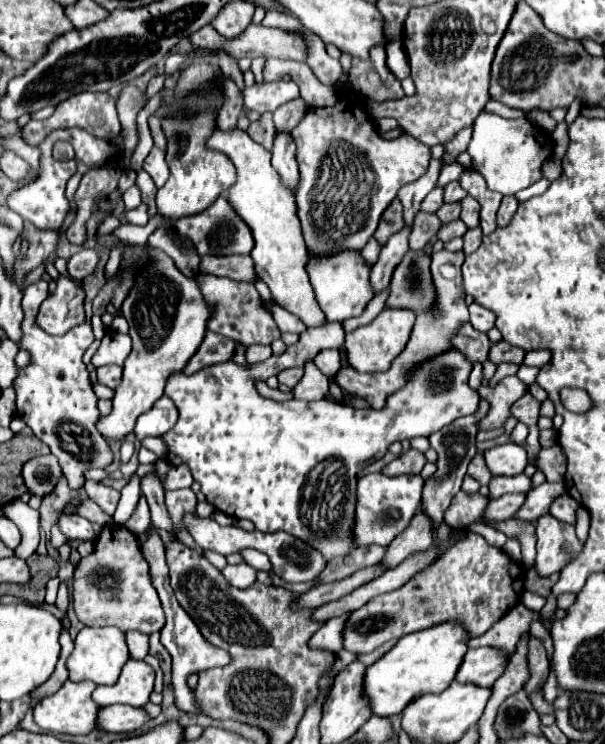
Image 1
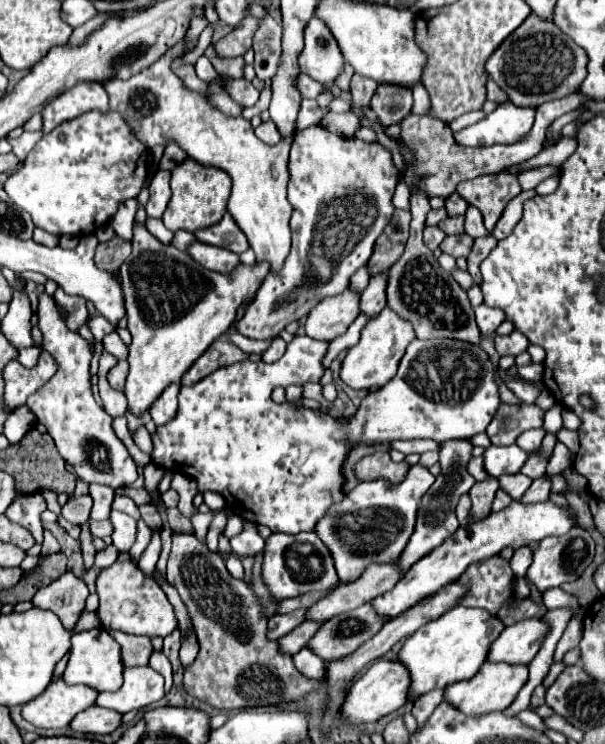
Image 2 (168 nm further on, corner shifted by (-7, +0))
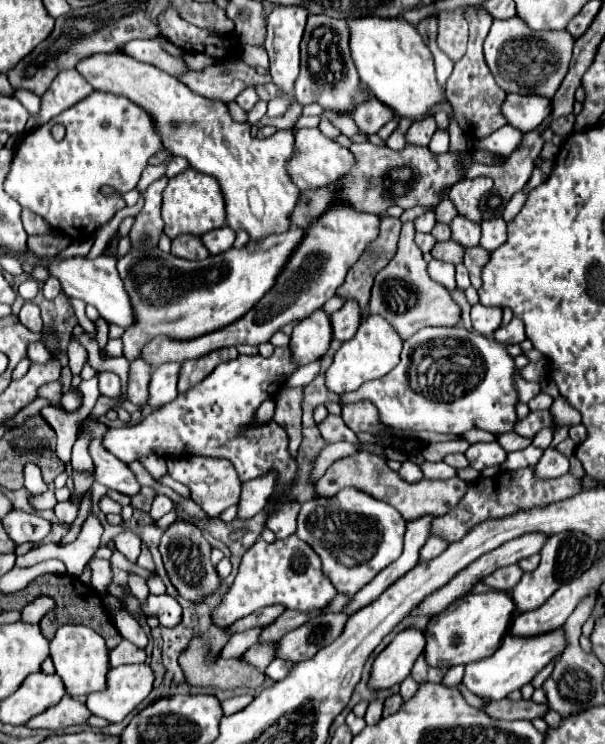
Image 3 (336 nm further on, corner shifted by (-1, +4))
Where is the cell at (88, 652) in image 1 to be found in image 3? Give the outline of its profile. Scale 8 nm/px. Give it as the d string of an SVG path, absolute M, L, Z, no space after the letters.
M61 626L51 640L51 660L55 664L57 674L61 676L65 684L65 692L75 698L81 694L99 692L105 688L105 676L109 670L109 650L105 646L105 640L87 626Z

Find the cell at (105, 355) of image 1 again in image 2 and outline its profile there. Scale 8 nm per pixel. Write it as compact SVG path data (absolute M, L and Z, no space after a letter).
M111 332L103 338L103 346L109 354L113 354L117 360L127 360L127 346L125 342L119 338L117 332Z

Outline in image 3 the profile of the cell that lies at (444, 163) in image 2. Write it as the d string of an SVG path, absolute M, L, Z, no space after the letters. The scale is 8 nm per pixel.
M371 142L351 144L349 150L355 156L355 166L341 178L341 186L329 186L329 188L317 188L317 192L301 192L297 200L297 208L293 210L293 216L289 216L291 226L307 228L313 220L319 220L323 212L327 212L335 202L347 202L357 212L367 212L375 216L385 216L387 208L397 204L403 210L413 206L437 206L441 200L441 190L447 186L459 182L465 178L467 168L471 162L467 162L463 168L457 166L459 158L465 158L463 154L441 154L435 156L429 152L429 148L411 146L407 144L405 150L395 152L387 146L373 146Z

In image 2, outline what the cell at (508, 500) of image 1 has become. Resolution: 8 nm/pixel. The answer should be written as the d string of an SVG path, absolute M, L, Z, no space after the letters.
M543 476L543 478L537 478L533 480L531 488L523 494L523 504L537 504L537 502L543 502L549 498L549 492L551 492L551 484L549 480Z

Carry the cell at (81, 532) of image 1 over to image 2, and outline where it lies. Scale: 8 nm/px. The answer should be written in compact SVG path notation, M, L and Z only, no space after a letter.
M89 520L89 530L91 530L91 534L93 534L93 530L95 530L95 532L99 532L101 536L97 536L97 538L103 538L103 536L111 536L113 526L111 526L111 522L109 522L109 520L103 520L103 522Z

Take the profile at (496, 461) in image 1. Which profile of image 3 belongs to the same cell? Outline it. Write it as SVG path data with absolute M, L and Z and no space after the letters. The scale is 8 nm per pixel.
M491 442L491 444L471 444L465 452L469 466L473 466L477 472L483 472L489 466L495 464L503 464L507 458L507 452L499 446L499 442Z

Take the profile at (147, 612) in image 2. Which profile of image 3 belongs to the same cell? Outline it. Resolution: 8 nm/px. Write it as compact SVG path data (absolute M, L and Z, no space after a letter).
M129 596L129 604L123 606L125 610L139 608L145 616L157 616L163 626L177 626L181 622L181 606L173 596L149 596L145 604L141 604L137 598Z

